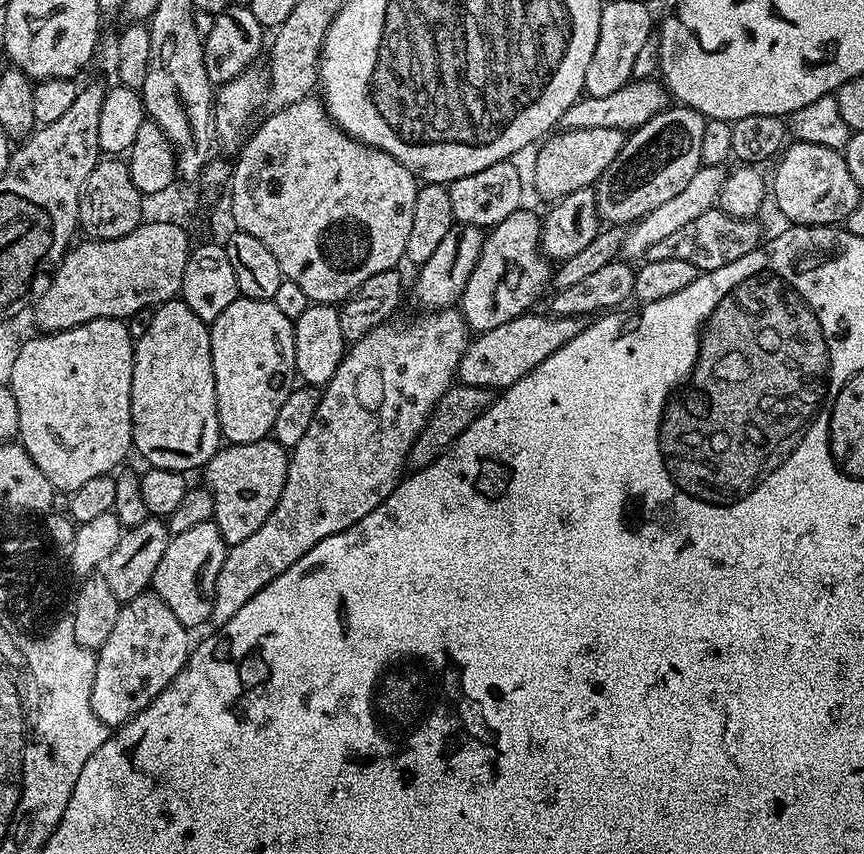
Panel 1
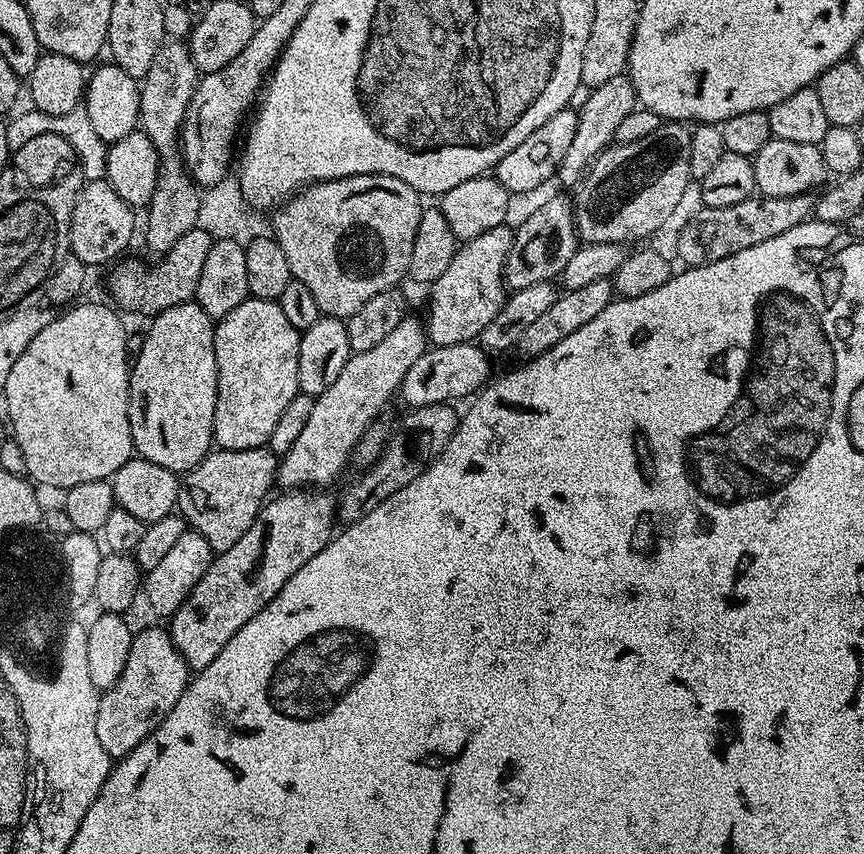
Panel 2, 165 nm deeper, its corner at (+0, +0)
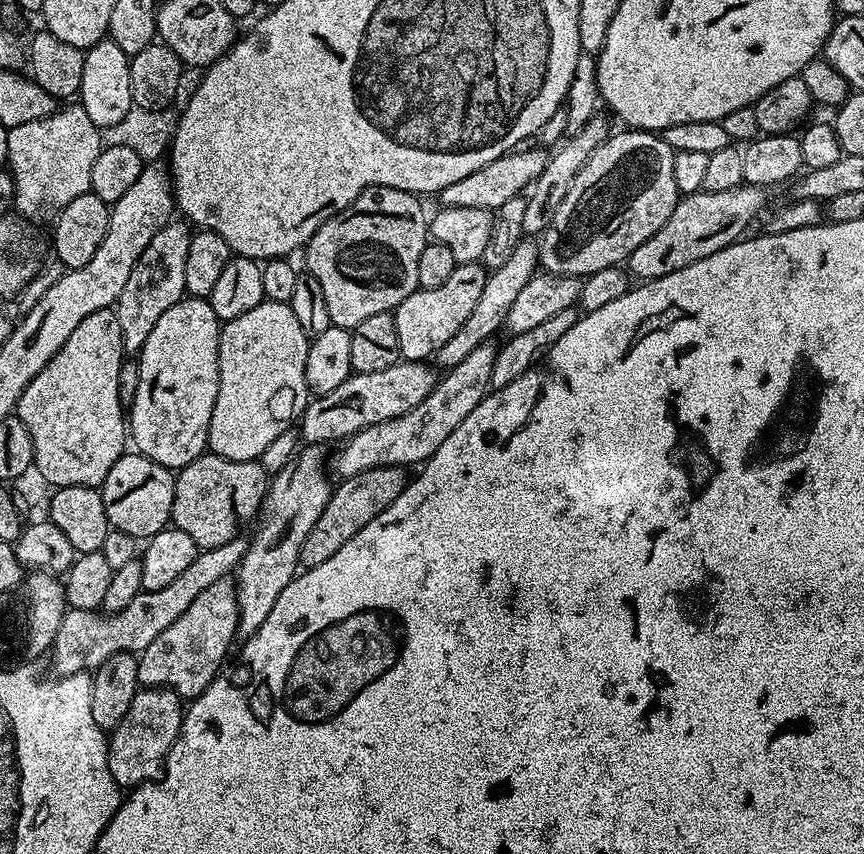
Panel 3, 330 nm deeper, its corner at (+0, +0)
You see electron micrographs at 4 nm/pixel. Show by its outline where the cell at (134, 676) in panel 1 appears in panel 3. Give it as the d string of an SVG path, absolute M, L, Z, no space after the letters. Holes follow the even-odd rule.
M141 687L134 694L134 702L130 702L126 718L118 722L108 740L110 774L114 774L114 782L120 789L131 790L160 779L168 752L180 733L185 711L182 697L170 688Z

